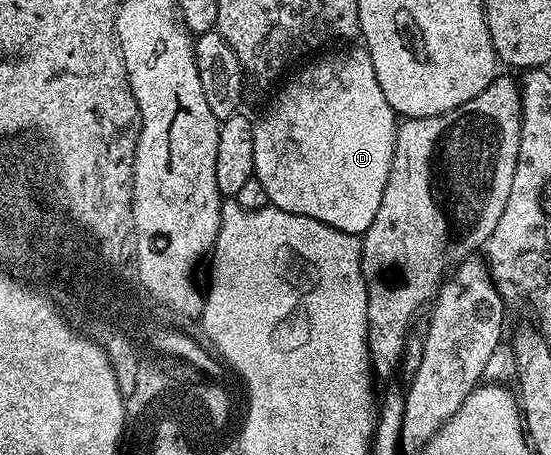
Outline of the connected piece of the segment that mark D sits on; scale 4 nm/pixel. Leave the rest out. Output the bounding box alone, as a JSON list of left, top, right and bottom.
[253,46,398,237]

